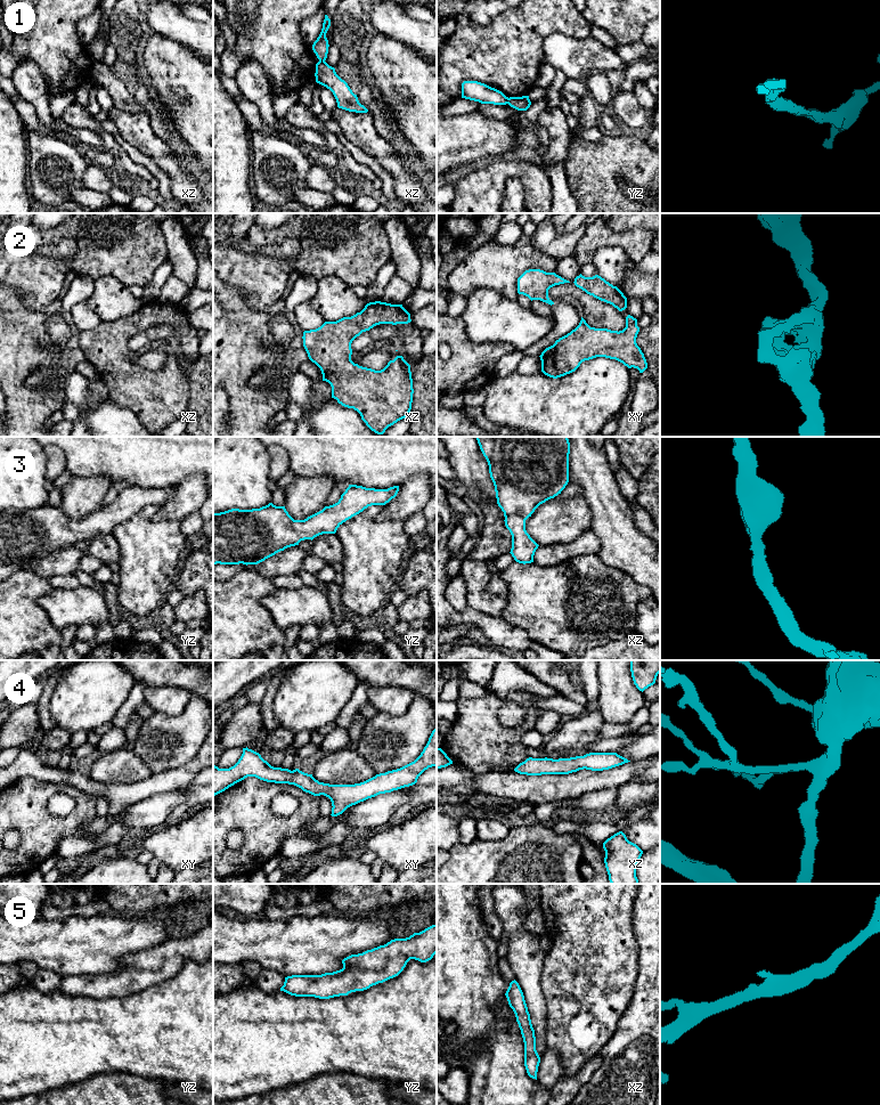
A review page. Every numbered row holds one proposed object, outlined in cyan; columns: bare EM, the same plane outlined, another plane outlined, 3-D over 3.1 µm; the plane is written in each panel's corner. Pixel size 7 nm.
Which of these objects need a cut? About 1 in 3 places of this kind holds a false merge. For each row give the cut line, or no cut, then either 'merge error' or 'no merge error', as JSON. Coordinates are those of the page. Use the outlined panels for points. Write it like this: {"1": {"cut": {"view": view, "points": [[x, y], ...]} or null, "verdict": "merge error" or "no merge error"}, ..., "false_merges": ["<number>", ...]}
{"1": {"cut": {"view": "xz", "points": [[319, 59], [324, 62]]}, "verdict": "merge error"}, "2": {"cut": null, "verdict": "no merge error"}, "3": {"cut": null, "verdict": "no merge error"}, "4": {"cut": null, "verdict": "no merge error"}, "5": {"cut": null, "verdict": "no merge error"}, "false_merges": ["1"]}

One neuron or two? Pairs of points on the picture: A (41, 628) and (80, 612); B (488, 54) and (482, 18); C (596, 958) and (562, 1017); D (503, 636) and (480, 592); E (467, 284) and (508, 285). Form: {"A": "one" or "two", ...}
{"A": "two", "B": "two", "C": "one", "D": "two", "E": "one"}

